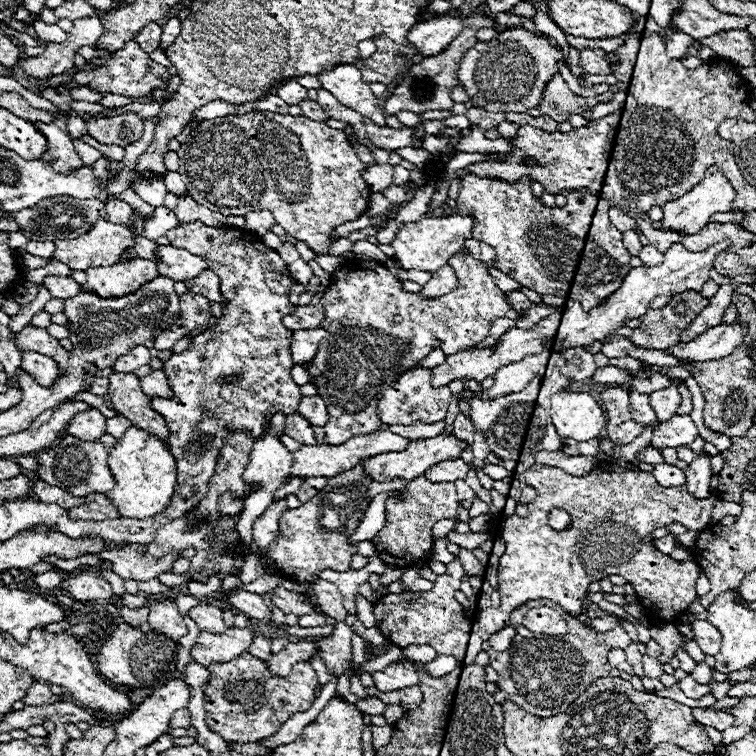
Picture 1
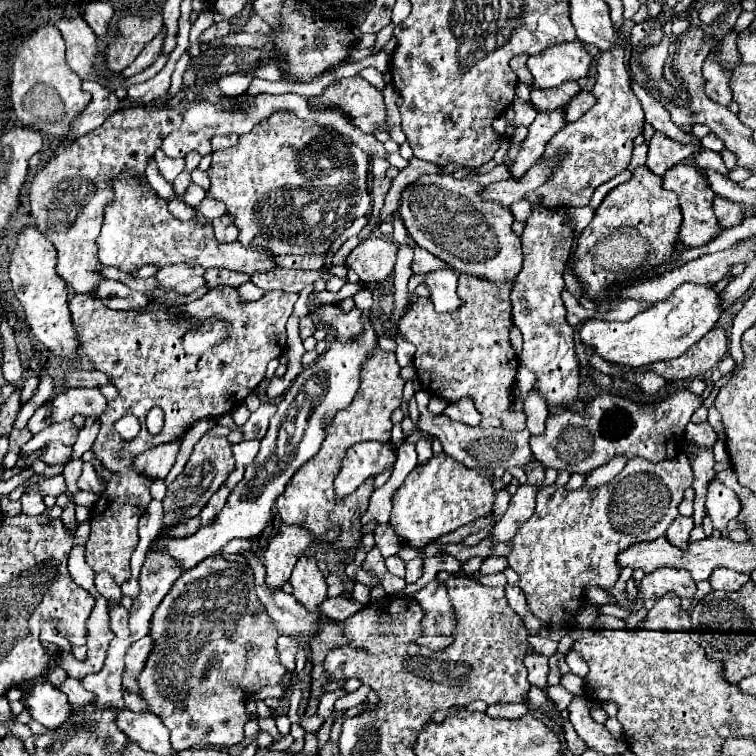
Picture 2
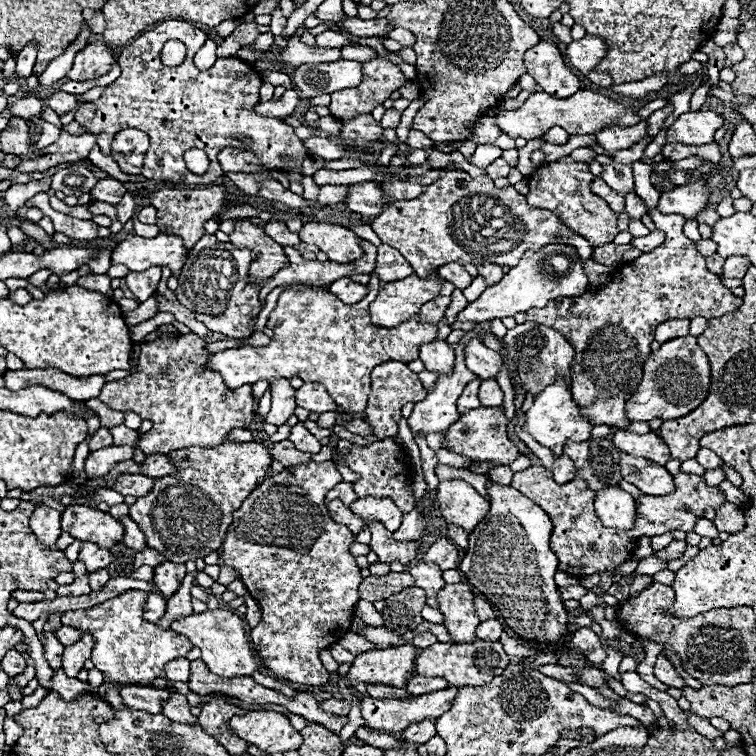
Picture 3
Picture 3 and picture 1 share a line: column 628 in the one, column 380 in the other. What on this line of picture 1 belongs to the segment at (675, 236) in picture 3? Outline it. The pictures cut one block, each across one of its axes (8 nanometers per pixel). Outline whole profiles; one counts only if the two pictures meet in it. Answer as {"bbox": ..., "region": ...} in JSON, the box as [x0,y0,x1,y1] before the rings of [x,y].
{"bbox":[312,254,522,446],"region":[[[454,254],[448,260],[448,264],[456,272],[460,286],[452,290],[446,296],[440,298],[424,298],[420,294],[406,292],[402,288],[402,282],[380,262],[376,260],[358,260],[342,266],[331,274],[331,284],[328,292],[322,296],[322,304],[326,308],[326,318],[322,328],[328,328],[328,338],[322,342],[318,354],[312,358],[312,362],[320,368],[320,376],[312,380],[312,384],[318,388],[318,394],[324,396],[324,402],[328,404],[328,424],[324,426],[326,444],[338,446],[350,440],[352,436],[372,434],[382,424],[376,416],[376,404],[386,388],[390,388],[396,382],[396,376],[404,372],[404,368],[410,368],[412,364],[420,362],[432,348],[442,348],[446,354],[456,354],[460,350],[472,348],[474,344],[482,342],[492,328],[492,322],[496,318],[510,318],[518,320],[522,318],[508,302],[504,292],[498,290],[498,286],[492,282],[492,278],[486,272],[486,264],[480,260],[474,260],[468,254]]]}

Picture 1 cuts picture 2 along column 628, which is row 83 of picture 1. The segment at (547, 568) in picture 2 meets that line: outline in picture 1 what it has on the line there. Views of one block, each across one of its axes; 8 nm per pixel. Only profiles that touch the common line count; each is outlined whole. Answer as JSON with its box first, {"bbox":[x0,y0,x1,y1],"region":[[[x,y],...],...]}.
{"bbox":[458,28,562,112],"region":[[[512,28],[498,32],[488,42],[476,42],[460,62],[458,82],[476,108],[490,112],[526,112],[538,106],[544,84],[558,72],[556,60],[560,58],[562,52],[552,48],[544,38],[540,40],[524,28]]]}

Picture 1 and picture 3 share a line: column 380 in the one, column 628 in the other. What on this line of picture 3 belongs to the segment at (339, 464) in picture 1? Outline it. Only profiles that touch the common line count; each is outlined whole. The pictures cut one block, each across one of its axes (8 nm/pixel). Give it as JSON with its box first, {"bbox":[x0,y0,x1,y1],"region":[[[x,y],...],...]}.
{"bbox":[614,430,670,466],"region":[[[620,430],[614,434],[614,444],[620,452],[640,456],[664,466],[670,460],[670,450],[656,432],[636,434],[630,430]]]}

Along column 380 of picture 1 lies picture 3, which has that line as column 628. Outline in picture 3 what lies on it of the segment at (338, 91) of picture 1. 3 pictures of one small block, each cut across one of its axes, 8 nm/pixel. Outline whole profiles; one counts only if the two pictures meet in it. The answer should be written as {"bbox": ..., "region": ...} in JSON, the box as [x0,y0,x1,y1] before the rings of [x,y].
{"bbox":[496,90,640,140],"region":[[[578,90],[564,100],[548,96],[546,92],[536,92],[524,104],[520,104],[516,110],[496,114],[496,126],[500,128],[502,134],[508,134],[512,138],[526,138],[526,140],[542,138],[554,126],[564,128],[568,134],[584,136],[584,134],[596,134],[610,126],[628,126],[628,124],[638,124],[638,122],[640,122],[640,118],[636,116],[634,106],[626,106],[624,102],[612,100],[608,96],[602,96],[602,94],[590,92],[590,90]]]}

